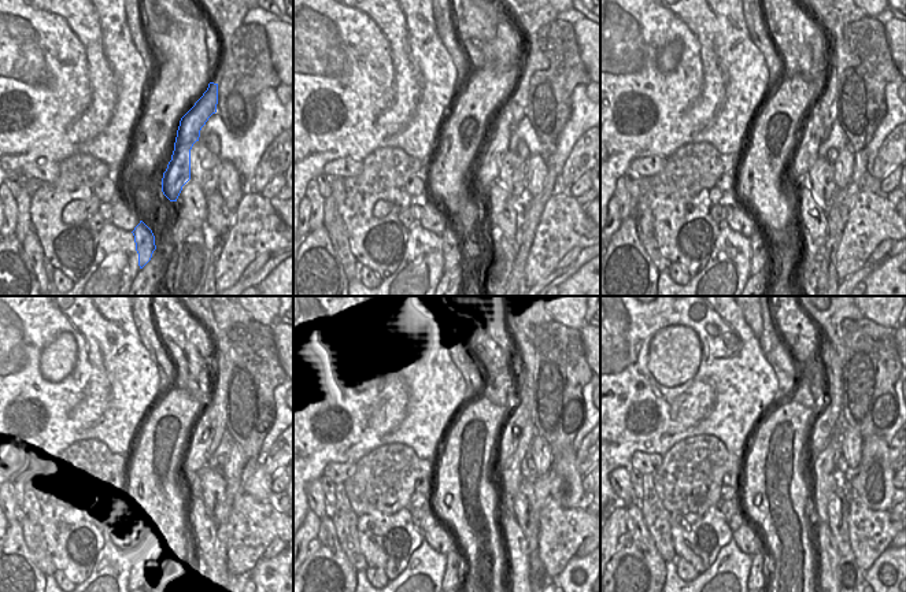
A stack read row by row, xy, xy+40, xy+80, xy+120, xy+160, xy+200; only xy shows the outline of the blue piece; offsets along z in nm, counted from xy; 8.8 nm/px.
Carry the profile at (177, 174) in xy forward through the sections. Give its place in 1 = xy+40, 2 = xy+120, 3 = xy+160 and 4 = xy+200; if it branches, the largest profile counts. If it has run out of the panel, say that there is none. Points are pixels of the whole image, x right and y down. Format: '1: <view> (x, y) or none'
1: xy+40 (488, 167)
2: xy+120 (198, 452)
3: xy+160 (507, 444)
4: xy+200 (816, 437)

